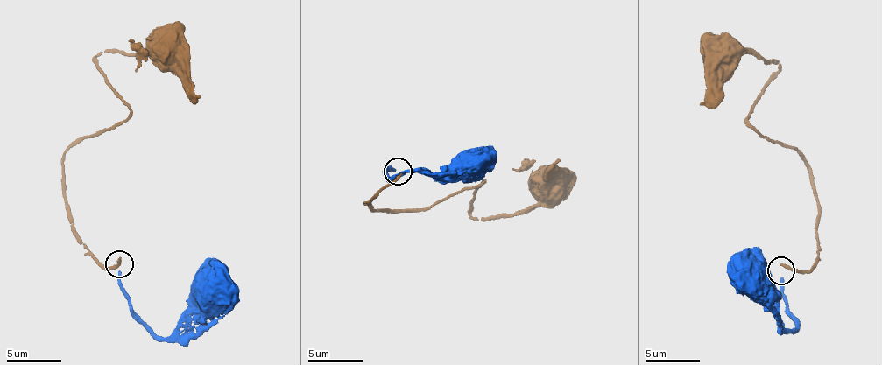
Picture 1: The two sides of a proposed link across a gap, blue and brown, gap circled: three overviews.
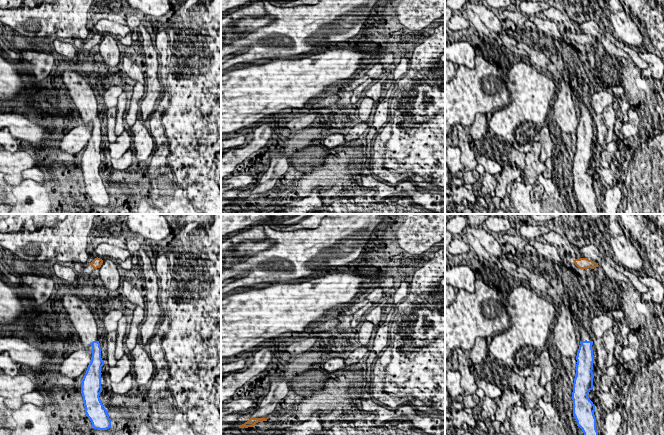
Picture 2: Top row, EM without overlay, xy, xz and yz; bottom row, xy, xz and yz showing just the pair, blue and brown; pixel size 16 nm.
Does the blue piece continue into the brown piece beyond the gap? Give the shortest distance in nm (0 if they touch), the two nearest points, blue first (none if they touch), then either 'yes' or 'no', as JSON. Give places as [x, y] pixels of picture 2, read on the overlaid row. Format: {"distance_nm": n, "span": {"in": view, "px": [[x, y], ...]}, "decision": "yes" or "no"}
{"distance_nm": 1150, "span": {"in": "yz", "px": [[585, 340], [585, 269]]}, "decision": "no"}

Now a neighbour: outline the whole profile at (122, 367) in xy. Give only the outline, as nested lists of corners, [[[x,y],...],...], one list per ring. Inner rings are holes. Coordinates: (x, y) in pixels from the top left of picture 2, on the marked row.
[[[123,355],[113,367],[109,367],[108,373],[112,383],[119,383],[130,372],[132,360],[128,355]]]

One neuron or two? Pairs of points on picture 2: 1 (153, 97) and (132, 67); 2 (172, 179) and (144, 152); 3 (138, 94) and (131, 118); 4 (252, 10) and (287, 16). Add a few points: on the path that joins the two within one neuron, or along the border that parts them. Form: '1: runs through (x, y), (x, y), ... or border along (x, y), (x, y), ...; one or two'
1: border along (130, 56), (143, 73); two
2: border along (155, 142), (153, 148); two
3: runs through (136, 100), (132, 112); one
4: border along (265, 14), (259, 17), (244, 16), (241, 18); two

